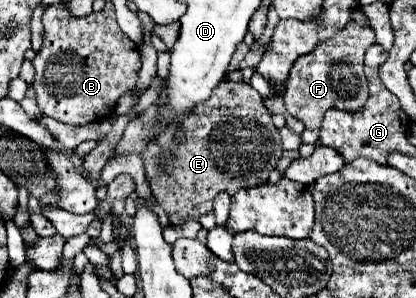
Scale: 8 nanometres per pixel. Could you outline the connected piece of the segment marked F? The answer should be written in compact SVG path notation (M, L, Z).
M350 22L342 30L342 34L338 34L338 38L322 42L314 52L304 54L294 62L284 90L284 104L286 110L292 116L300 118L306 126L306 130L300 136L302 142L308 144L318 142L320 122L324 120L326 110L336 108L356 114L356 110L364 108L364 102L368 100L368 84L362 72L362 64L364 64L364 54L372 44L374 44L372 28Z

